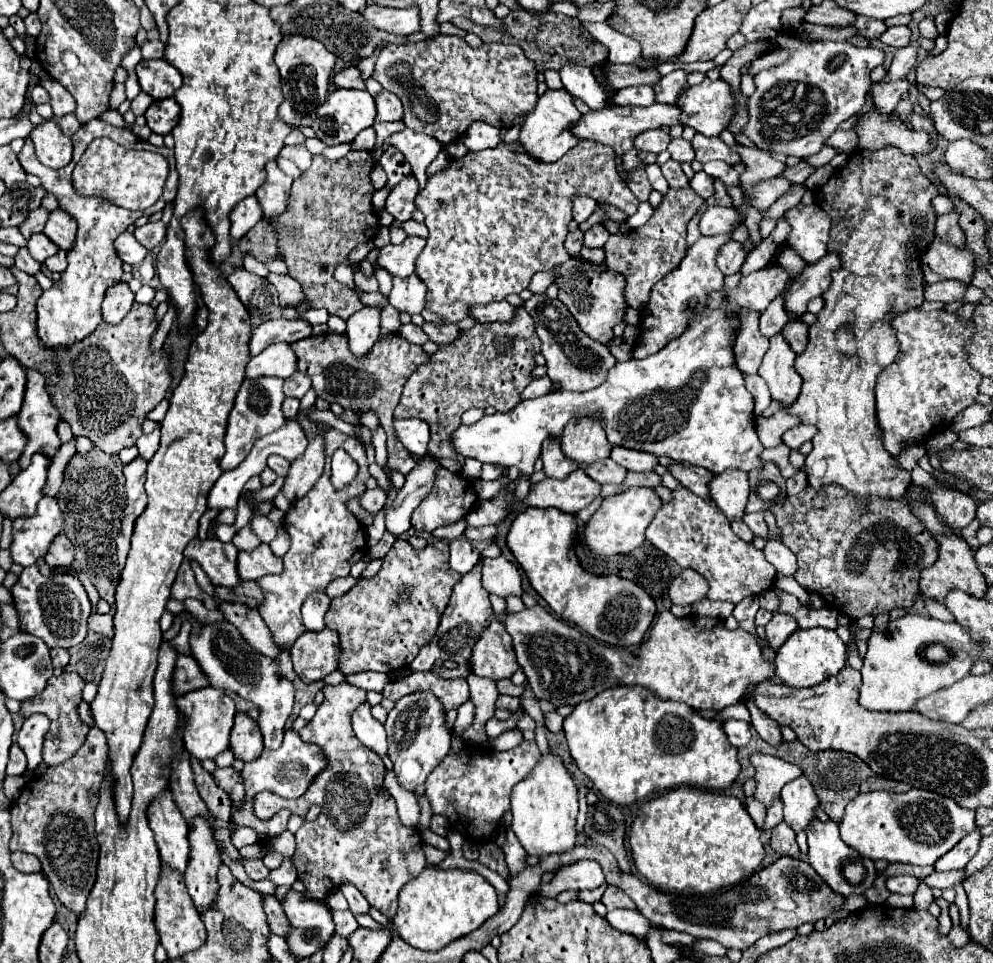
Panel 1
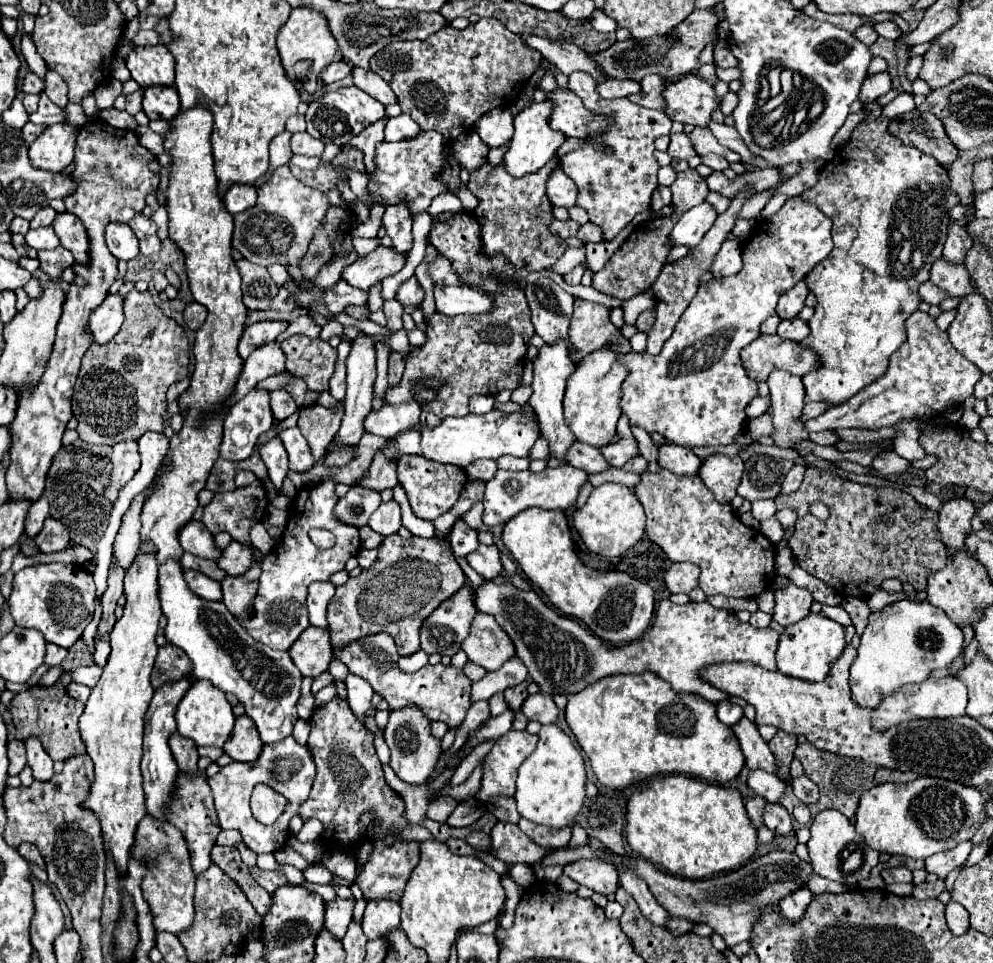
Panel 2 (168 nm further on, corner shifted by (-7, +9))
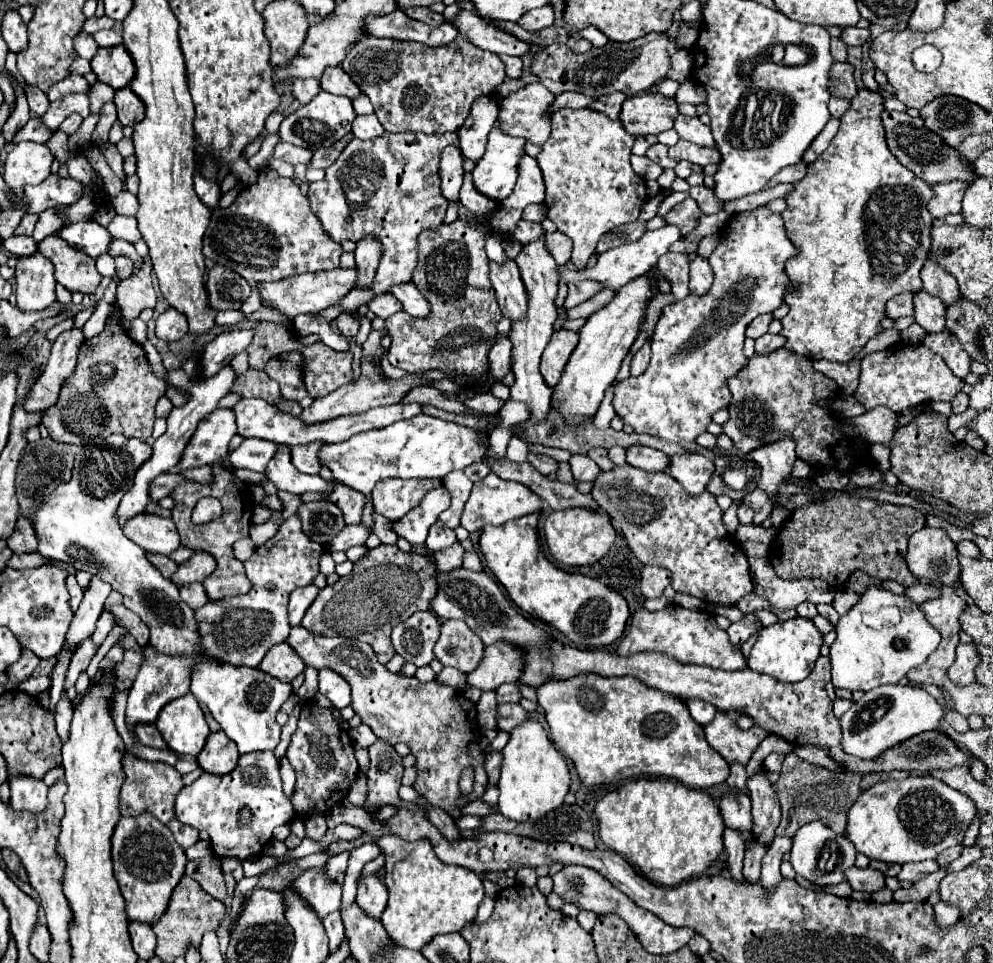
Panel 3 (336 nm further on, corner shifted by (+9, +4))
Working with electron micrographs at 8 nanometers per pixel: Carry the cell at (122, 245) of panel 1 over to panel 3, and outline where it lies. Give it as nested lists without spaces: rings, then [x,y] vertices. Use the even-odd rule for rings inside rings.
[[[84,221],[84,223],[72,223],[58,231],[58,235],[72,247],[88,253],[90,257],[98,257],[108,251],[108,243],[112,241],[110,233],[98,225],[96,221]]]

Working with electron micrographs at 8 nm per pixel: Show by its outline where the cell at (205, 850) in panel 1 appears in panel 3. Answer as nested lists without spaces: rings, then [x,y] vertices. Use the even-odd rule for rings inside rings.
[[[128,751],[122,757],[122,765],[124,765],[126,777],[124,777],[124,785],[122,785],[122,791],[120,791],[120,815],[136,817],[146,809],[156,819],[166,823],[166,827],[170,827],[170,831],[174,833],[174,837],[176,837],[176,841],[180,843],[182,849],[192,847],[198,841],[198,831],[192,829],[190,825],[180,825],[180,821],[176,821],[174,809],[172,809],[178,791],[184,787],[182,775],[172,765],[142,761],[142,759],[132,757]]]

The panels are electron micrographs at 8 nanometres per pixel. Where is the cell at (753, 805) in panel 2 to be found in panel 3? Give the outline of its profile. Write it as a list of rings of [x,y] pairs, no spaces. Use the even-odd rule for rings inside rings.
[[[736,829],[724,831],[724,847],[728,851],[728,871],[730,877],[740,883],[742,881],[742,859],[744,859],[744,839]]]

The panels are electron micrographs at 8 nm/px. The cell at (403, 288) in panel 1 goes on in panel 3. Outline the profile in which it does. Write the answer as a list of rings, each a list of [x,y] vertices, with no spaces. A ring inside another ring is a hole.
[[[382,293],[376,295],[372,301],[368,301],[368,309],[380,319],[388,319],[390,315],[400,311],[400,301],[396,301],[390,293]]]

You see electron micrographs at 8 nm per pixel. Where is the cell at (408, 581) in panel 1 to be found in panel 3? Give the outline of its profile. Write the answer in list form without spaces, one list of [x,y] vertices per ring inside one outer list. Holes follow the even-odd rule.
[[[396,545],[370,549],[354,563],[352,573],[324,587],[302,619],[302,627],[324,637],[350,637],[368,643],[378,661],[386,665],[394,657],[390,631],[416,611],[428,611],[428,601],[436,593],[434,565],[416,553],[402,553]]]

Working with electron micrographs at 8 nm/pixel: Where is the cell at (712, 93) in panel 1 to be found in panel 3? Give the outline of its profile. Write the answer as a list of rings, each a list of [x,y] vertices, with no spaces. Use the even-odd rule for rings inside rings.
[[[642,93],[636,97],[628,97],[622,103],[620,123],[626,133],[634,137],[658,135],[666,129],[672,129],[672,121],[678,117],[678,103],[670,97],[662,97],[660,93]]]

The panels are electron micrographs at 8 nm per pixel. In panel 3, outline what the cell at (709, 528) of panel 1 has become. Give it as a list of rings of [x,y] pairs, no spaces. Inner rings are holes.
[[[622,465],[598,473],[592,485],[592,497],[608,511],[632,553],[644,565],[658,565],[672,573],[672,587],[676,591],[718,605],[734,605],[752,593],[754,583],[748,559],[740,545],[728,537],[722,523],[722,509],[712,493],[688,495],[668,471],[650,473]]]

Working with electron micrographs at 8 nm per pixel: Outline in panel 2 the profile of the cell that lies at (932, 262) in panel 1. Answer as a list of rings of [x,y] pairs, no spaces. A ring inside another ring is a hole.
[[[940,258],[932,264],[930,280],[936,286],[944,288],[950,296],[966,296],[968,292],[972,292],[968,268],[964,264],[956,264],[956,262],[950,262],[944,258]]]

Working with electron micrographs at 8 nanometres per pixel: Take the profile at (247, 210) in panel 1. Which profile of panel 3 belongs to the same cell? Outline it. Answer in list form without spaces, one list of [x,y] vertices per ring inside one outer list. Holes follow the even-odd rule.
[[[196,171],[194,173],[194,189],[196,189],[198,197],[202,199],[202,203],[206,203],[210,209],[218,205],[218,201],[220,201],[220,189],[218,189],[218,183],[214,179],[204,179]]]

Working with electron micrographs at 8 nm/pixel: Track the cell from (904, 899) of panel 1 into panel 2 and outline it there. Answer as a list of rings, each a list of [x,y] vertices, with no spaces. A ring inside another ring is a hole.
[[[936,880],[936,882],[922,882],[922,884],[916,884],[912,896],[924,900],[924,898],[938,898],[942,892],[944,892],[944,880]]]

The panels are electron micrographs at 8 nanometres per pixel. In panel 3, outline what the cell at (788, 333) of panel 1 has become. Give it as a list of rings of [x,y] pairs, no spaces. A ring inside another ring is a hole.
[[[762,335],[760,339],[756,339],[756,353],[758,355],[768,355],[768,353],[774,353],[778,351],[780,347],[784,347],[784,337],[782,335]]]

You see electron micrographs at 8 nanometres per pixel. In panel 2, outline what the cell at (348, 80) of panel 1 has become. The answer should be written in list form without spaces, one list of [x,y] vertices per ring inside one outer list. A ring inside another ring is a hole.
[[[332,62],[332,64],[330,64],[326,70],[324,70],[322,82],[324,82],[324,84],[338,82],[338,80],[346,78],[350,72],[352,72],[352,66],[350,66],[348,62]]]

